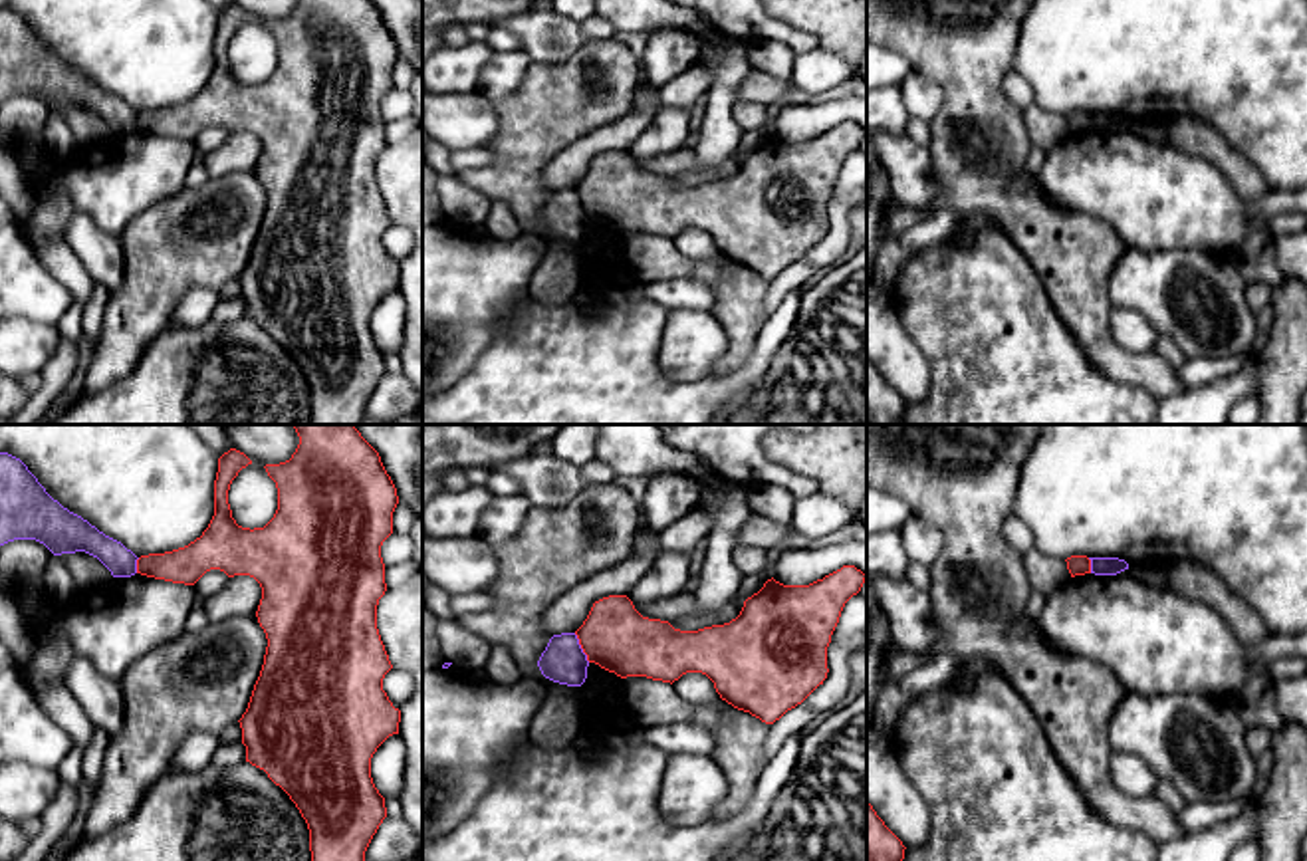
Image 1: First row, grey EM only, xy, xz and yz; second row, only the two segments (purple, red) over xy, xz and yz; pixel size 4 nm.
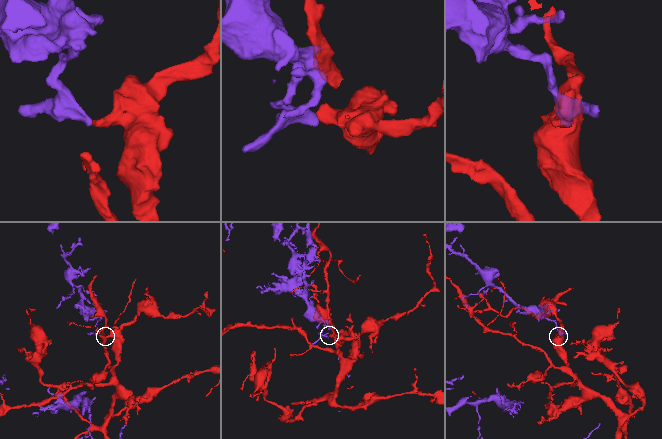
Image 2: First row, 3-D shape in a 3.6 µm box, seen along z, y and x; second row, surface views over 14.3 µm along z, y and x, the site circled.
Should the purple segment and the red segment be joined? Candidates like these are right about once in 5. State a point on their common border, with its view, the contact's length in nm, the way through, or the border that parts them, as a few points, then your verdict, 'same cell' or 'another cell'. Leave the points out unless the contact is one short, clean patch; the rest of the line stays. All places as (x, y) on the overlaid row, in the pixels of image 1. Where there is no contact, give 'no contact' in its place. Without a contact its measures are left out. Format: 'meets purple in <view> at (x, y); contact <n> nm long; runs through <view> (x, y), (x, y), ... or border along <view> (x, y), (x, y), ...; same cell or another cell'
meets purple in xz at (580, 647); contact 140 nm long; another cell

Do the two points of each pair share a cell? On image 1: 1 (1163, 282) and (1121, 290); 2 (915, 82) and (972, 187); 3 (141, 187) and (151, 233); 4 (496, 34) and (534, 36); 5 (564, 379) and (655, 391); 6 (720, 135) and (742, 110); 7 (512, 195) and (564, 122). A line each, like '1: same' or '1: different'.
1: same
2: different
3: different
4: different
5: same
6: different
7: same

